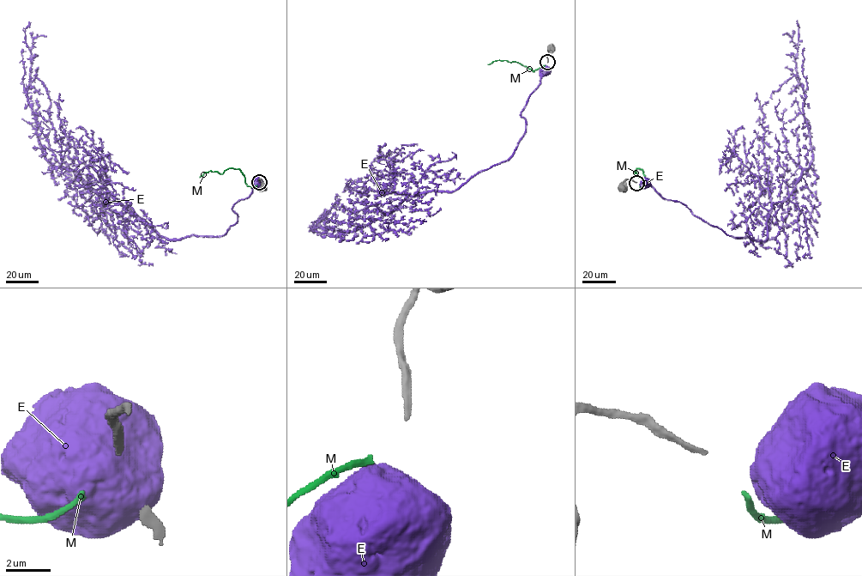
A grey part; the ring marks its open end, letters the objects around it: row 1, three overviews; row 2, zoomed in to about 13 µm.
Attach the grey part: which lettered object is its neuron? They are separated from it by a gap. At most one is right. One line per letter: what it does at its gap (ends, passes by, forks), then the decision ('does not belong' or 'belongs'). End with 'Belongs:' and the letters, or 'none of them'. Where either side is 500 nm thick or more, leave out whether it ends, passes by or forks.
E: does not belong
M: it ends; belongs
Belongs: M

